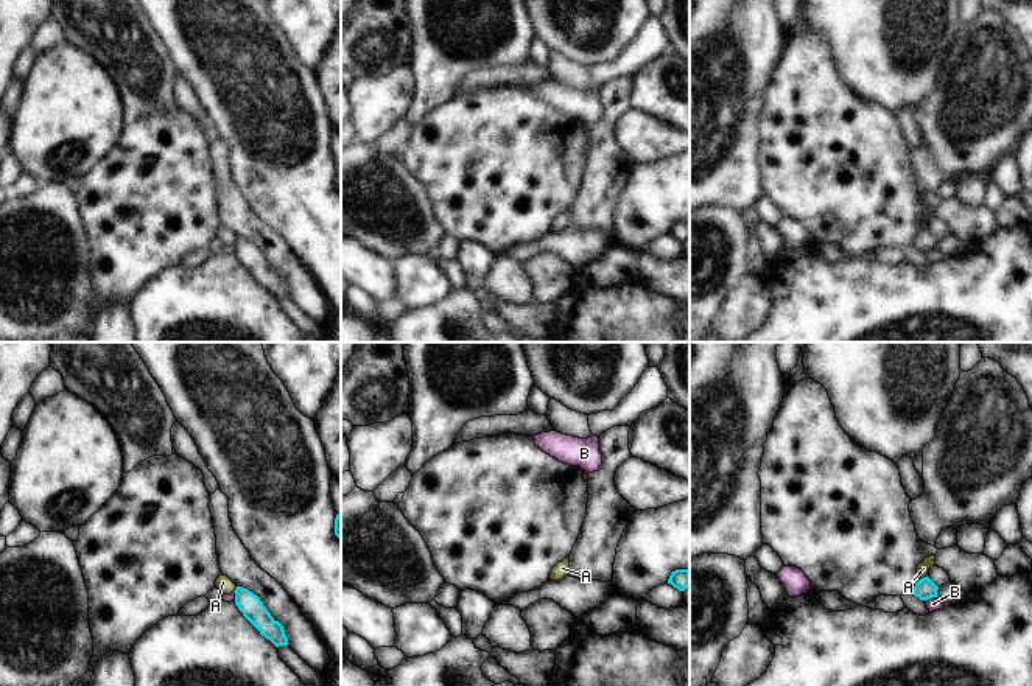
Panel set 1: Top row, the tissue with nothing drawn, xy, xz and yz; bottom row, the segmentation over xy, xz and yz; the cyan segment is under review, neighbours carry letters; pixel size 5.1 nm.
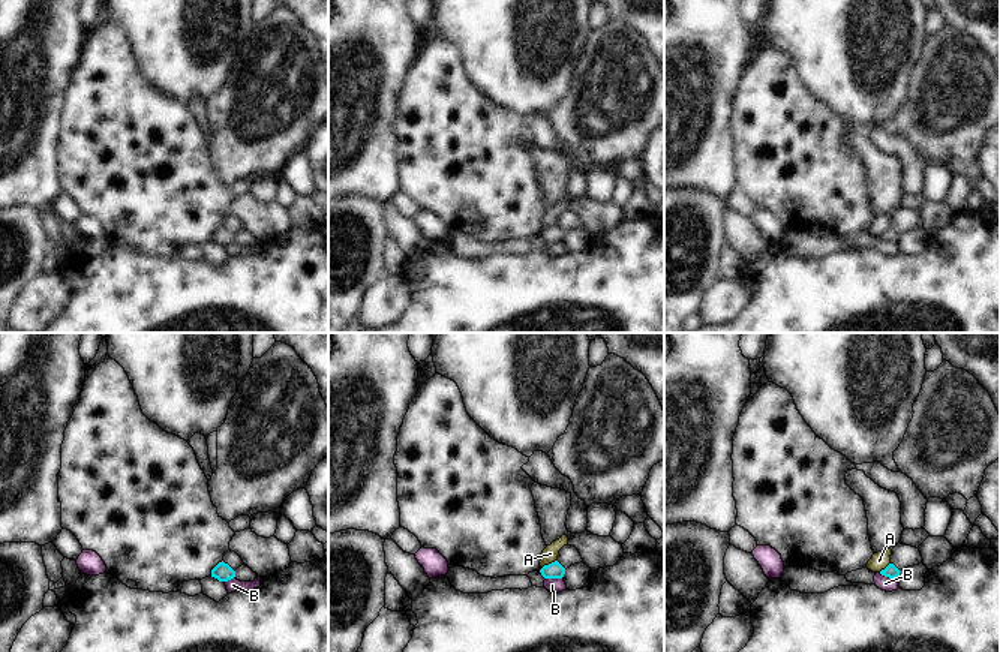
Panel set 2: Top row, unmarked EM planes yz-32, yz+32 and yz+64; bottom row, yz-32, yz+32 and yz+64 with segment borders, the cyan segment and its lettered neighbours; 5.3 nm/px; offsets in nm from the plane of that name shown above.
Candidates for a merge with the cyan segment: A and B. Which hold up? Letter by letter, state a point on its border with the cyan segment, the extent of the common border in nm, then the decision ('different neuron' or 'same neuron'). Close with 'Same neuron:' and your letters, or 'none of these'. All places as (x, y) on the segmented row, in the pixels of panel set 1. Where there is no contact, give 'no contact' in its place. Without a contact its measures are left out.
A: meets cyan in yz at (923, 577); contact 50 nm long; different neuron
B: meets cyan in yz at (930, 598); contact 70 nm long; different neuron
Same neuron: none of these

